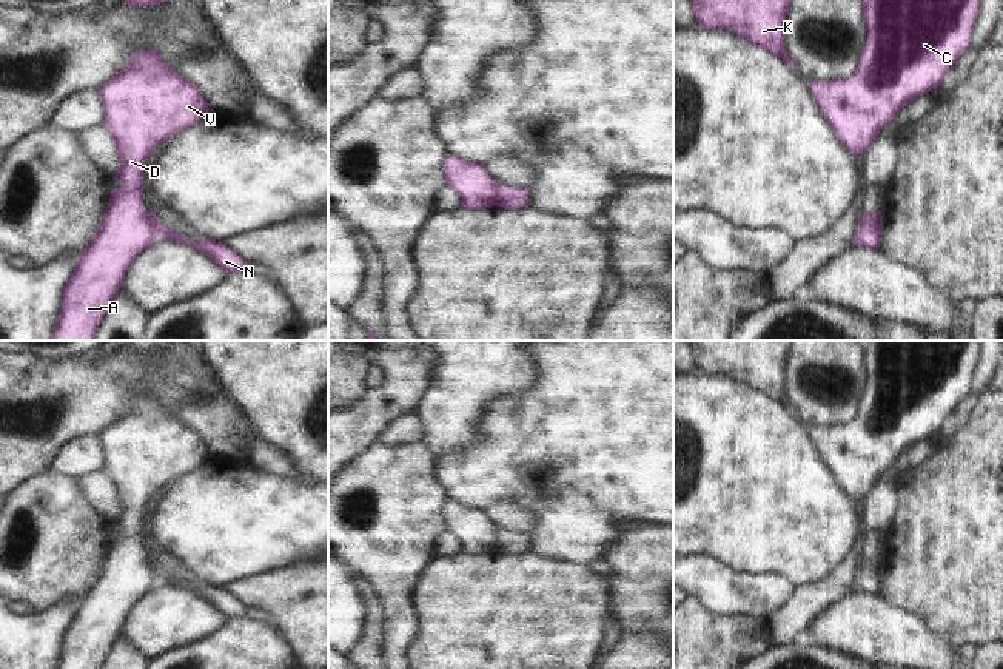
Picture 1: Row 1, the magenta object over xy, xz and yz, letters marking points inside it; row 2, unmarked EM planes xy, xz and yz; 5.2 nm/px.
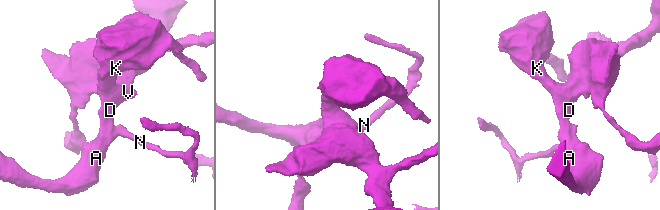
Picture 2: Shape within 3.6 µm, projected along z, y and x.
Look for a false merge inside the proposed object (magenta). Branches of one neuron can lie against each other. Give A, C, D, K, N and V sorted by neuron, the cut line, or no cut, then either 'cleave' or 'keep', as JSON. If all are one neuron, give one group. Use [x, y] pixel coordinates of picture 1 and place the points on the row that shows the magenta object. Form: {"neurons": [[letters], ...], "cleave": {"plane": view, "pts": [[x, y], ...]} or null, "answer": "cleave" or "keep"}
{"neurons": [["A", "C", "D", "K", "V"], ["N"]], "cleave": {"plane": "xy", "pts": [[148, 213], [148, 221], [159, 235]]}, "answer": "cleave"}

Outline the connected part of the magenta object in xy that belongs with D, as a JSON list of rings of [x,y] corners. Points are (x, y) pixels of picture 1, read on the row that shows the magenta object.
[[[156,51],[133,52],[128,65],[103,83],[99,92],[105,108],[103,125],[111,133],[119,151],[119,168],[114,179],[120,182],[120,188],[109,194],[97,234],[80,254],[63,290],[63,302],[51,341],[92,341],[125,281],[128,267],[159,236],[142,200],[148,157],[159,143],[213,113],[197,86],[180,77]]]

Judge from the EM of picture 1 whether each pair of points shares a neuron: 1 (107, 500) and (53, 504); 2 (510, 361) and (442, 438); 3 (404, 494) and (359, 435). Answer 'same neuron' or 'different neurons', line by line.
1: different neurons
2: same neuron
3: different neurons

